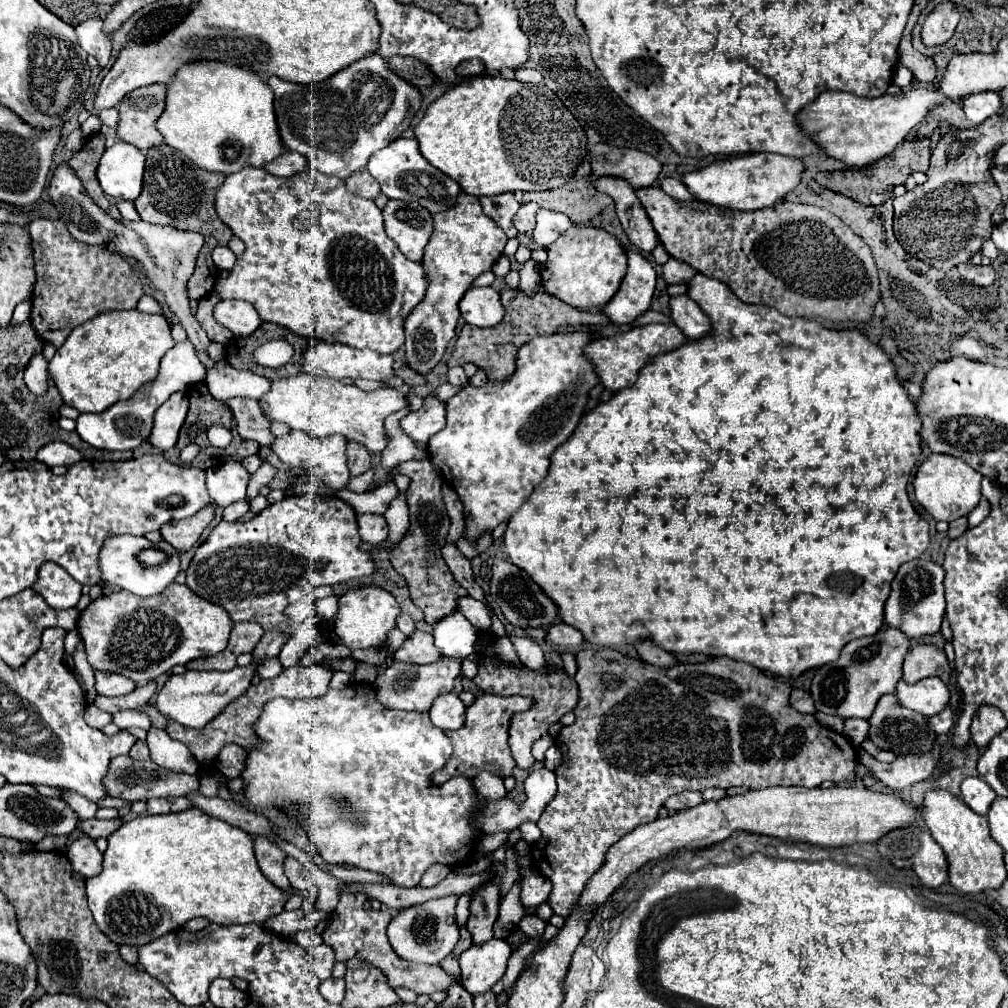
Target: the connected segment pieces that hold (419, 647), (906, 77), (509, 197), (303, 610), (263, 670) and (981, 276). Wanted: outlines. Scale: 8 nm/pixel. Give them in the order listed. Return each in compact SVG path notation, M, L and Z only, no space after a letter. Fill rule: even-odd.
M412 632L404 644L394 652L396 662L410 662L410 664L430 664L438 662L442 654L434 646L434 636L428 632Z
M898 64L898 68L896 68L896 72L894 72L894 84L896 86L900 86L900 88L906 88L906 86L910 86L912 84L912 74L910 74L910 70L906 70L906 66L902 66L902 64Z
M506 192L506 194L498 194L498 196L490 196L490 198L480 198L480 204L484 208L484 214L490 216L504 232L508 238L516 238L518 230L512 224L514 214L518 212L520 204L514 198L514 194Z
M306 596L306 598L302 598L300 602L290 604L284 612L286 612L286 616L288 616L288 618L292 618L292 620L298 620L298 622L306 620L306 618L308 618L308 616L312 616L312 612L314 612L312 596Z
M266 658L264 662L260 662L260 666L256 668L256 676L260 676L262 680L266 678L276 678L282 672L282 664L278 662L278 658Z
M970 262L958 266L958 270L978 286L990 286L994 282L994 268L992 266L972 266Z

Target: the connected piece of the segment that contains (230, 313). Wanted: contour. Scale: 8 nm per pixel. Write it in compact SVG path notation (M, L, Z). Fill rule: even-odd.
M220 300L214 308L214 318L234 336L250 336L262 324L254 306L244 300Z

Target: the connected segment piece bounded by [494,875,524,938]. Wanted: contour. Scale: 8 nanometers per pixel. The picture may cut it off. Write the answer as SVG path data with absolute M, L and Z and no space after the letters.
M519 875L510 892L500 900L500 918L494 924L494 938L506 938L508 930L516 926L524 916L524 910L520 906L521 882Z

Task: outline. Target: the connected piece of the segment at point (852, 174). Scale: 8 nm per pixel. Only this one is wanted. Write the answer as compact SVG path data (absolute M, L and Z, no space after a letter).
M912 138L908 142L904 142L900 148L896 148L892 152L892 156L888 158L882 158L880 162L872 164L872 166L866 166L866 168L860 168L860 170L834 170L834 172L818 172L816 174L816 182L824 188L830 188L834 192L840 192L844 196L850 196L852 200L860 202L860 204L866 204L866 206L880 206L884 204L894 186L898 184L904 184L908 174L912 174L914 170L928 170L930 166L930 138Z

